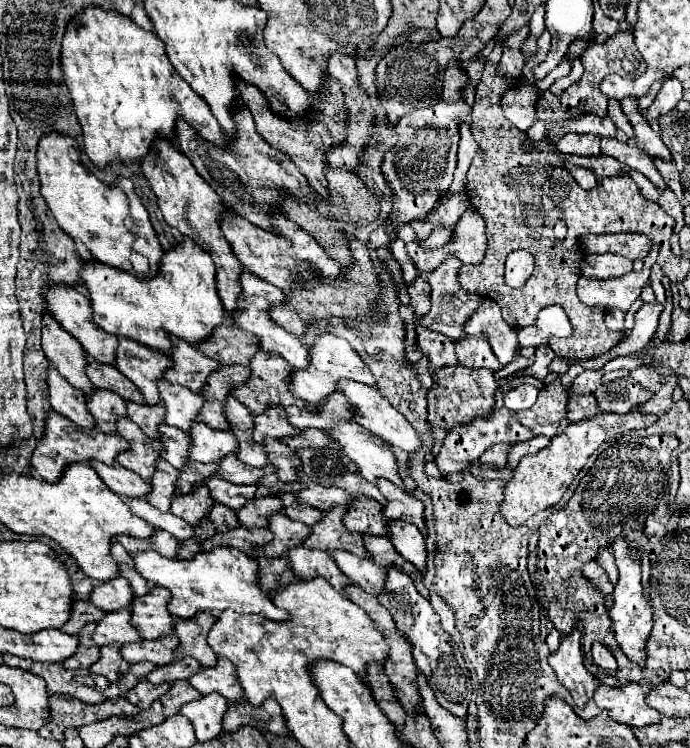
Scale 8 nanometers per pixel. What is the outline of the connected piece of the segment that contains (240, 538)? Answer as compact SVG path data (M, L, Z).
M232 528L226 532L218 532L212 538L204 540L202 548L204 550L212 550L214 546L234 546L242 552L246 552L248 556L256 556L256 552L252 550L252 546L262 546L268 544L272 540L272 532L268 528Z

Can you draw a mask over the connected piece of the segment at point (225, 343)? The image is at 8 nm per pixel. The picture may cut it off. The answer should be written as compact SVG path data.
M214 328L212 336L196 344L196 350L220 364L242 364L248 366L252 356L258 352L256 336L248 332L236 332L236 328Z

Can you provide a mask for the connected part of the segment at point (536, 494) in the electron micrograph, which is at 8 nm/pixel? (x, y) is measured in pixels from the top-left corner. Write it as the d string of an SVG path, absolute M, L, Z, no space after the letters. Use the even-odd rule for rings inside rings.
M628 412L628 414L598 414L590 420L574 422L570 424L562 434L554 436L546 448L542 448L536 454L526 454L518 468L514 470L512 480L504 486L504 500L500 502L500 514L510 526L524 524L530 516L558 504L570 482L576 478L580 468L586 464L588 456L606 440L634 430L634 428L646 428L652 422L656 422L656 416L644 416L640 412Z

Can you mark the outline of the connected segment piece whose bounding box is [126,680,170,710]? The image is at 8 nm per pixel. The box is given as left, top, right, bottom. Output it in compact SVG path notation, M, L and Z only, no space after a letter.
M140 680L132 690L126 692L126 700L138 708L148 708L152 704L152 700L160 698L166 690L170 688L170 684L152 684L148 680Z

